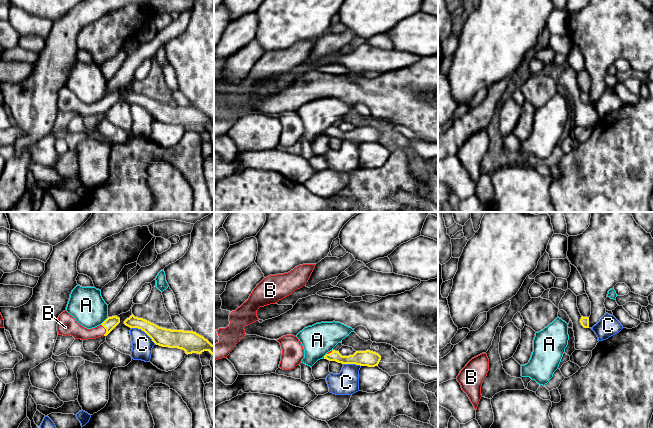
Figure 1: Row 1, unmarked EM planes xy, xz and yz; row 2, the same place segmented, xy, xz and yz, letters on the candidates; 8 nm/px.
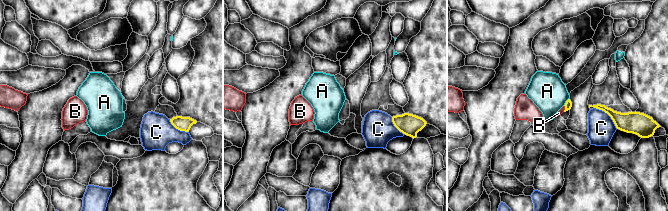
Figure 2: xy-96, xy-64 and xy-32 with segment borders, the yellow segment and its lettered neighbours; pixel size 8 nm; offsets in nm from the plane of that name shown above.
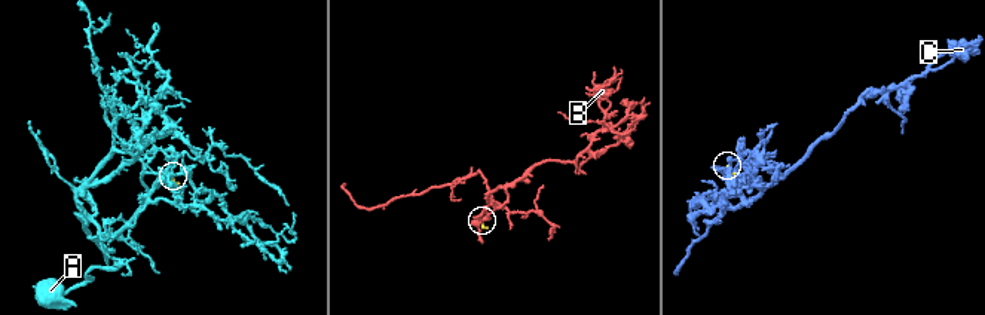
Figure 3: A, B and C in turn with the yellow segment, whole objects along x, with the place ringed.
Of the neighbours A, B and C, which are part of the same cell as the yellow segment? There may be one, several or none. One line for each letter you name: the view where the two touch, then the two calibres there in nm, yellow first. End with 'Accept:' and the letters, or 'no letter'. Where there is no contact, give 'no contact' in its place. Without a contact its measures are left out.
B: meets yellow in xy; 100 nm thick on the yellow side, 120 nm on the other
Accept: B

